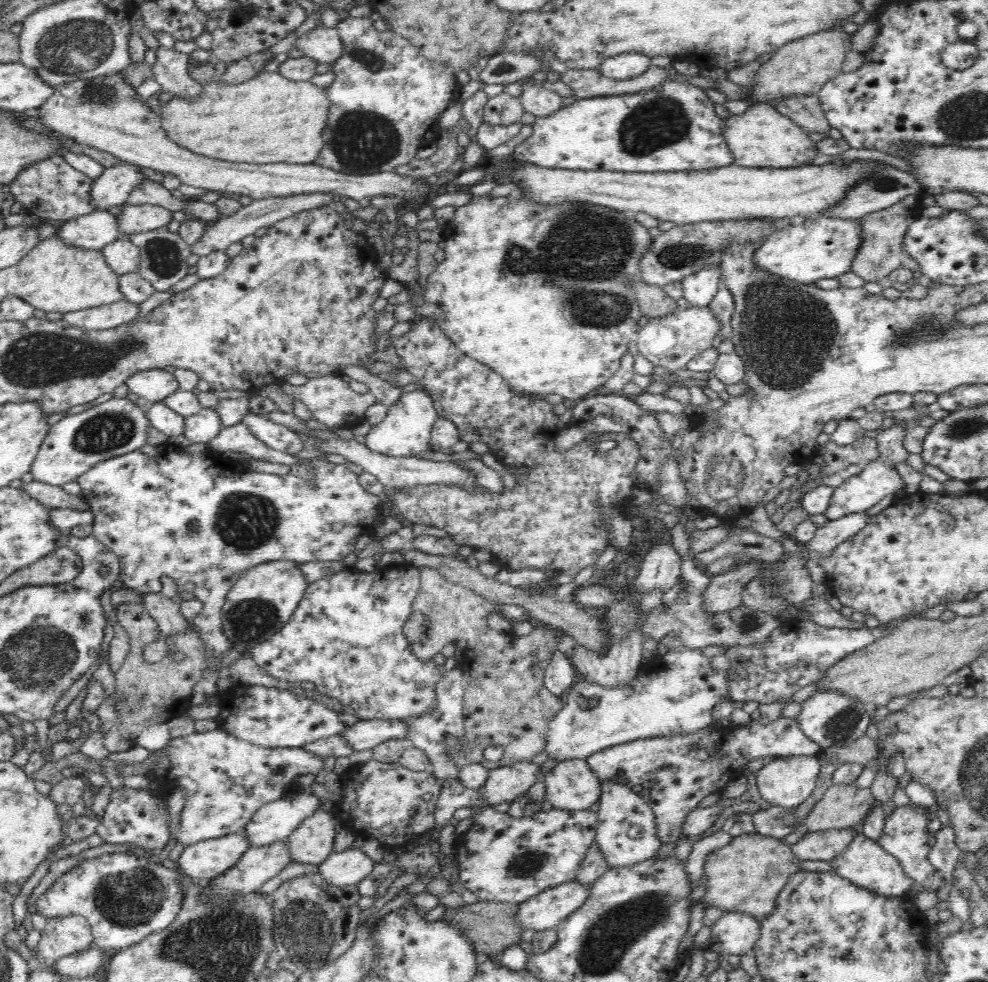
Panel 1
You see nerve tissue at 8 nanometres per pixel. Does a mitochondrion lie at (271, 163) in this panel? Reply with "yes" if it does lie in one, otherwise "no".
no

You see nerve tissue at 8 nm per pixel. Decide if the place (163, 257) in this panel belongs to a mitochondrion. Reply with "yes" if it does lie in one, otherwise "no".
yes

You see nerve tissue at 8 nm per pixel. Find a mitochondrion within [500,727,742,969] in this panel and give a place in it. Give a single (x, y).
(528, 862)

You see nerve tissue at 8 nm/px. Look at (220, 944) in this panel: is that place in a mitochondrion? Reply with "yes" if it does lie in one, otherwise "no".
yes

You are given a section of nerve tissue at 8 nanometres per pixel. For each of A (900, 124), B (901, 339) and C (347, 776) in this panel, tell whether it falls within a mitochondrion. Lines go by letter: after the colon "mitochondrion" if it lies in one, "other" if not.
A: other
B: mitochondrion
C: other

